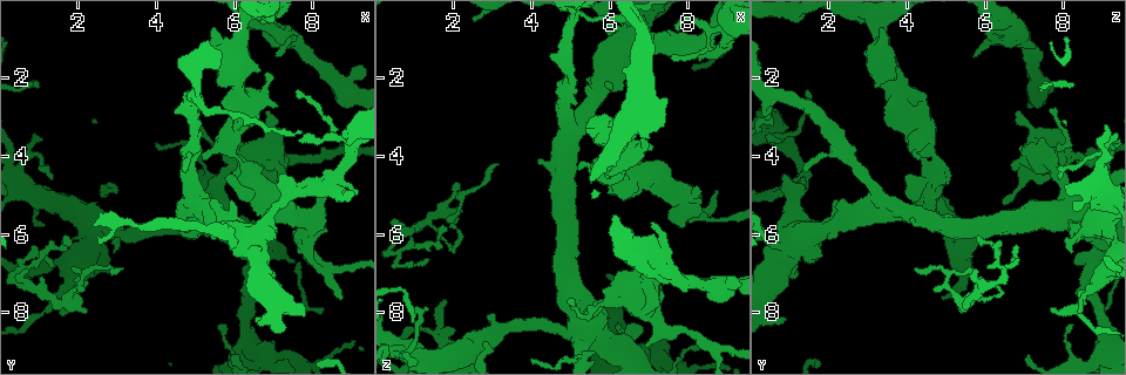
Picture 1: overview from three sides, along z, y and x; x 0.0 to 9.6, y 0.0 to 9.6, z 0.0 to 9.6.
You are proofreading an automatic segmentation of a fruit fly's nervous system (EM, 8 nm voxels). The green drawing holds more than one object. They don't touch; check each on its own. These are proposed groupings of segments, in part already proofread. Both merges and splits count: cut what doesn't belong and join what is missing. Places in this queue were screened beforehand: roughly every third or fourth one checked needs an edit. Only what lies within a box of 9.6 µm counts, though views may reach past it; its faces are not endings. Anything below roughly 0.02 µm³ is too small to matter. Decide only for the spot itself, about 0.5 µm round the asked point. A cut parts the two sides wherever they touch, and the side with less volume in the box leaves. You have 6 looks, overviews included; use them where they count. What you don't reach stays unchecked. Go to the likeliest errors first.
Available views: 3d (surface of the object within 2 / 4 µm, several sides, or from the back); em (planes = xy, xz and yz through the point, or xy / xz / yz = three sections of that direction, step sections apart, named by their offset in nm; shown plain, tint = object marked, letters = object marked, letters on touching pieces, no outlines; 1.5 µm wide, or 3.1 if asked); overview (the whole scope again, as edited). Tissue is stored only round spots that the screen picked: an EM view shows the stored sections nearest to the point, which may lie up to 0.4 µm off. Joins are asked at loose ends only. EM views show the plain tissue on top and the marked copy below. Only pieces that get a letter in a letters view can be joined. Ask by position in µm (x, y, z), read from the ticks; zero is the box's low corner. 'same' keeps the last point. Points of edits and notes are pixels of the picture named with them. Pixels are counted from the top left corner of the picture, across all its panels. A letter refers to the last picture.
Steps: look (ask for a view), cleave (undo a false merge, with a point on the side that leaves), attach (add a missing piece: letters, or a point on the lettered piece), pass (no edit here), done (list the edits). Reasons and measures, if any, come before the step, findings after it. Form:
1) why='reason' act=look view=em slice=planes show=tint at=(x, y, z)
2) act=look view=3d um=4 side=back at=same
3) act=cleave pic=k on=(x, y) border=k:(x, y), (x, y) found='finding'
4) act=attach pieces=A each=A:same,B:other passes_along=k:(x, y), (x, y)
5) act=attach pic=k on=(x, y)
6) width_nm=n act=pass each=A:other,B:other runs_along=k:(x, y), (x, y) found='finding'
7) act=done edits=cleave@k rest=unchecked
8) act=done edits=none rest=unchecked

why='an open end' act=look view=3d um=4 at=(1.70, 6.05, 5.80)

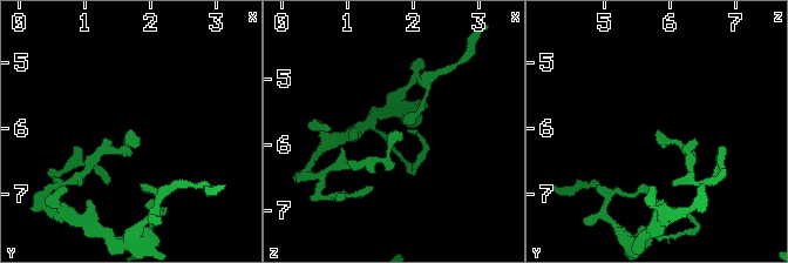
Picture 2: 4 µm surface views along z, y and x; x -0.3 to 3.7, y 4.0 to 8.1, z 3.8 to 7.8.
act=look view=em slice=xz step=8 show=letters at=(1.65, 6.05, 5.85)

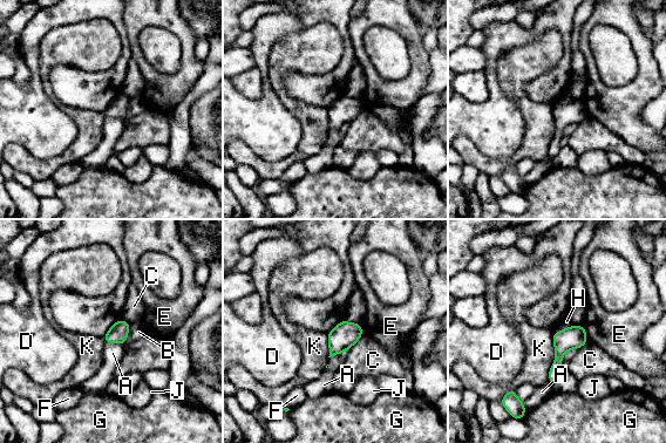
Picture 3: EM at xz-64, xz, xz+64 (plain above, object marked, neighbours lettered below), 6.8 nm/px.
why='cut it another way' act=look view=em slice=planes show=letters at=same

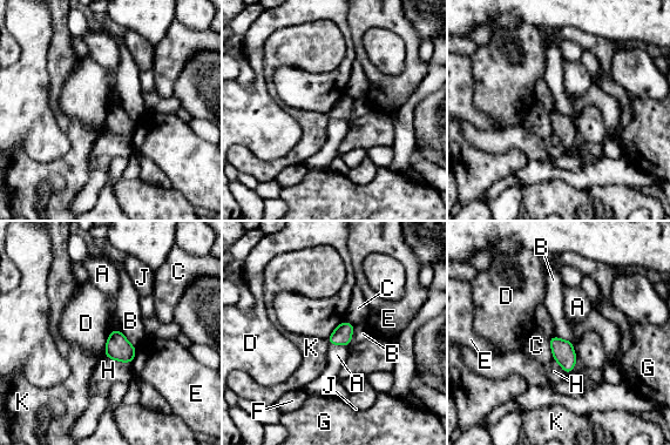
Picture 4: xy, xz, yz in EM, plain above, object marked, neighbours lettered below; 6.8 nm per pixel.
act=pass each=A:other,B:other,C:other,D:other,E:other,F:other,G:other,H:other,J:other,K:other border=4:(329, 343), (350, 348) found='none of them fits'

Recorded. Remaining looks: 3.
why='free end' act=look view=em slice=xy step=4 show=letters at=(5.15, 4.00, 4.30)

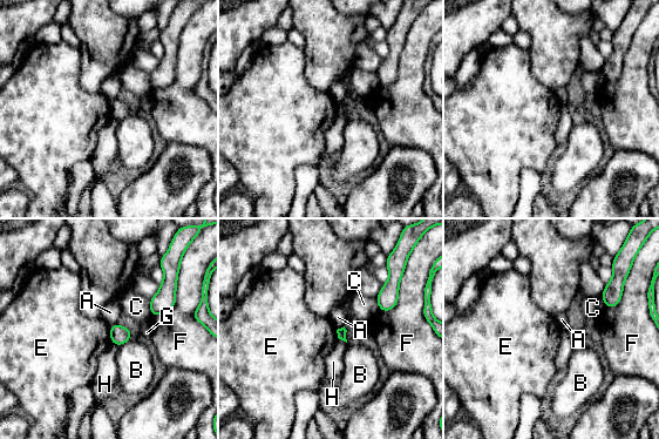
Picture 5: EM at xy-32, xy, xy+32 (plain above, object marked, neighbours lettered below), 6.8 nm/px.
act=look view=em slice=planes show=letters at=same

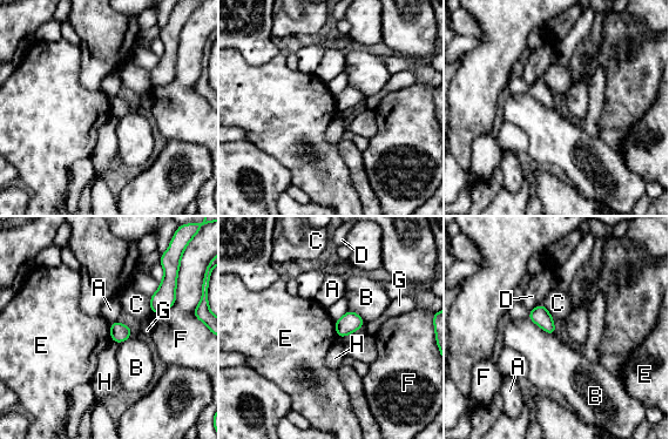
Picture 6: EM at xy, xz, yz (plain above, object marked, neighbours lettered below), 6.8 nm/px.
act=pass each=A:other,B:other,C:other,D:other,E:other,F:other,G:other,H:other border=6:(109, 324), (109, 337), (112, 339) found='none of them fits'

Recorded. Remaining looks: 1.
act=look view=em slice=planes show=letters at=(7.15, 4.45, 7.20)

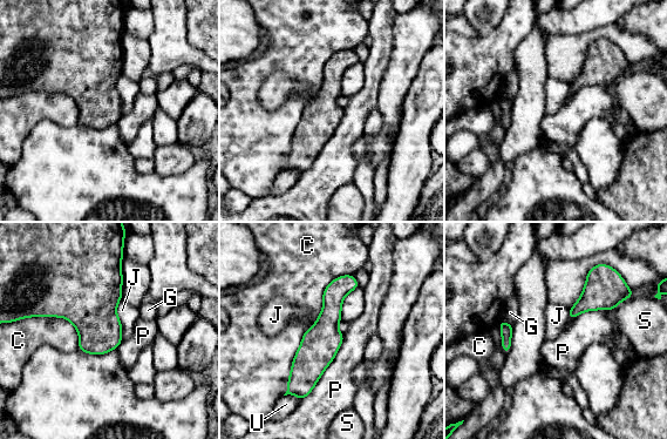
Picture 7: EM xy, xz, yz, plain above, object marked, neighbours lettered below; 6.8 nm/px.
width_nm=240 act=pass each=C:other,G:other,J:other,P:other,S:other,U:other runs_along=7:(349, 277), (297, 386) found='one neuron here'

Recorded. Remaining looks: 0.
act=done edits=none rest=unchecked

